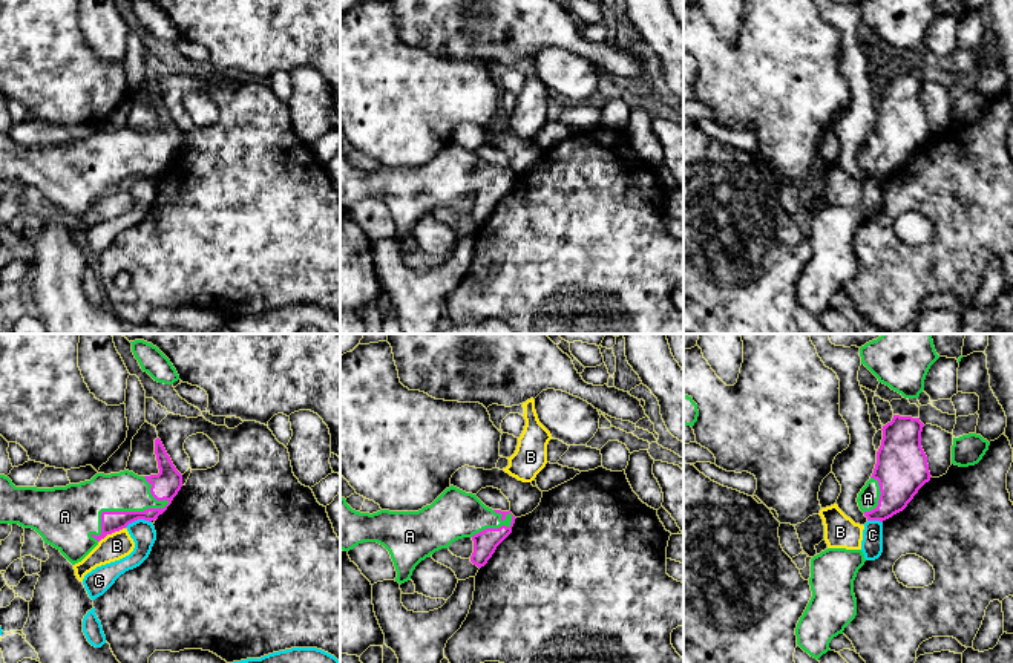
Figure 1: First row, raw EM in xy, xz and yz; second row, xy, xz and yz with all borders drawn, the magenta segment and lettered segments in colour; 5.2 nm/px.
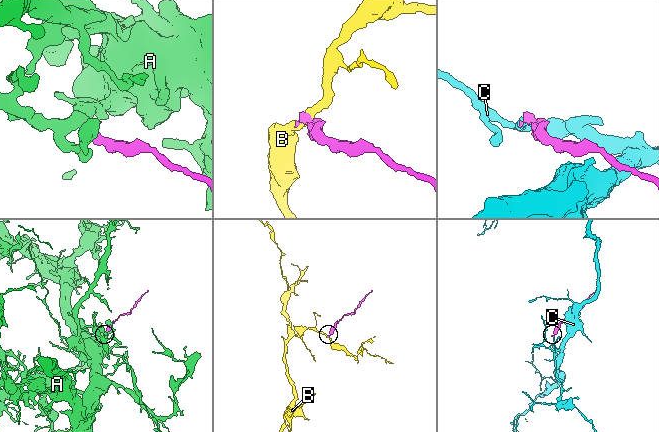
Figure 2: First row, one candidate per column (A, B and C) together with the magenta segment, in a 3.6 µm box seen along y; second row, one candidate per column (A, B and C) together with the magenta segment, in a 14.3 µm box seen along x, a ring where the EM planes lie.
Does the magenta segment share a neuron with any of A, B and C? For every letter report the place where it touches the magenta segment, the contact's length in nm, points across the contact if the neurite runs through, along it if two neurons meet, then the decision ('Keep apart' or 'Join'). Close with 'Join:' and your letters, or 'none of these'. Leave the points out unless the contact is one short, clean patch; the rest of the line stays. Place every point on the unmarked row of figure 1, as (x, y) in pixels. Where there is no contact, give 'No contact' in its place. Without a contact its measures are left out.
A: Touches magenta at xy (120, 169). Shared border 460 nm. Join
B: Touches magenta at xy (111, 190). Shared border 170 nm. Boundary: xy (124, 184), (108, 190), (98, 199). Keep apart
C: Touches magenta at xy (137, 176). Shared border 150 nm. Boundary: xy (150, 178), (135, 176), (124, 184). Keep apart
Join: A

